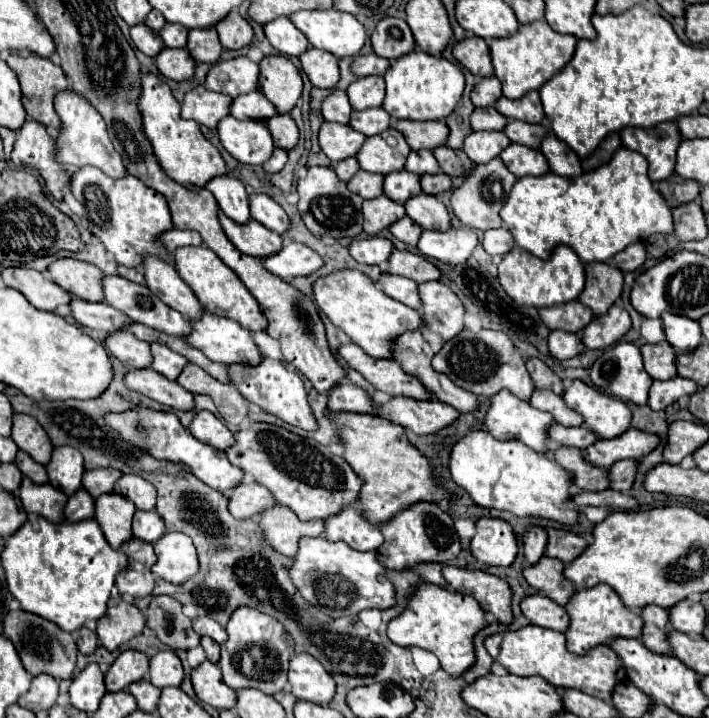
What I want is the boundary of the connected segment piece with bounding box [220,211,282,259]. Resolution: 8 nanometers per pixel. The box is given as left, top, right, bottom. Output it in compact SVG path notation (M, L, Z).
M220 211L220 223L222 223L228 239L232 241L232 245L236 249L240 249L244 255L262 259L262 257L270 257L282 249L282 237L272 233L270 229L262 227L256 221L250 221L246 225L238 225L238 223L232 223Z

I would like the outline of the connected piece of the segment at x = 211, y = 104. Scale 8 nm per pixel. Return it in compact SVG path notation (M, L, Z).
M196 85L182 99L182 117L214 129L218 121L230 113L230 101L232 97L224 93L214 93L204 85Z

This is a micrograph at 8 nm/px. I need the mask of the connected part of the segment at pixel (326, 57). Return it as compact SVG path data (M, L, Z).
M308 47L300 57L302 71L308 75L310 83L320 89L334 89L340 77L338 71L338 59L332 57L332 53Z

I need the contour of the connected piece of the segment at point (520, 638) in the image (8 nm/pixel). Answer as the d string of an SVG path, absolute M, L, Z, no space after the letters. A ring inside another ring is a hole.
M528 625L518 631L496 633L496 635L488 637L484 641L484 645L486 645L488 653L492 655L492 659L502 663L512 675L518 675L518 677L540 675L554 687L578 689L592 697L600 697L602 701L610 701L614 687L626 679L624 663L608 645L594 647L588 655L580 657L566 649L564 633L548 631L548 629L536 627L536 625Z

